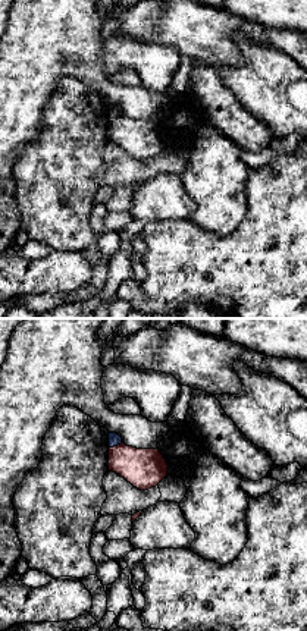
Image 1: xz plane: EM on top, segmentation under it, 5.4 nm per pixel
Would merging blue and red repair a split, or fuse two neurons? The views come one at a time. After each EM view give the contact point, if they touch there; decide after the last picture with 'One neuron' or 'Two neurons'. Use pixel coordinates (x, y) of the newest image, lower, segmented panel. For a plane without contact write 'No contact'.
Touches blue at (115, 445)

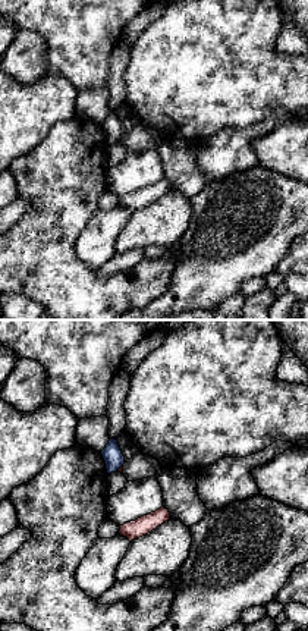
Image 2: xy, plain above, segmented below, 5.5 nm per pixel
Touches blue at (119, 467)

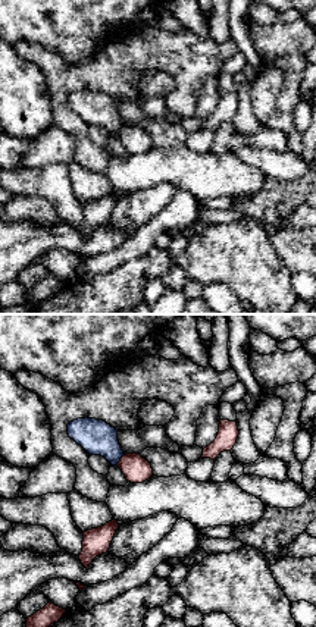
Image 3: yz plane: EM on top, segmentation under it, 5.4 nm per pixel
Touches blue at (119, 460)

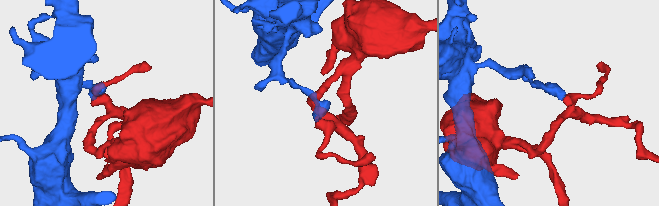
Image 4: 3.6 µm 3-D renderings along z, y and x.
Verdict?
Two neurons

